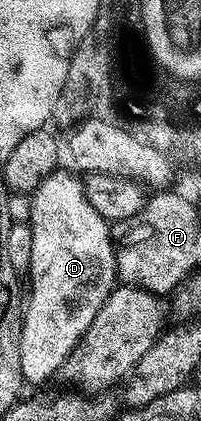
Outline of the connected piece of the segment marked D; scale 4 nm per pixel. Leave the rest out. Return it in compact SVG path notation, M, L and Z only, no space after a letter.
M58 168L31 195L32 211L26 215L26 221L32 227L30 244L30 264L26 271L26 297L22 302L20 320L20 363L22 376L29 387L40 386L51 374L55 375L64 362L72 355L74 348L94 316L106 304L118 282L116 272L116 248L110 229L110 223L94 210L94 204L88 198L85 183L75 178L75 173L67 174L64 168Z

